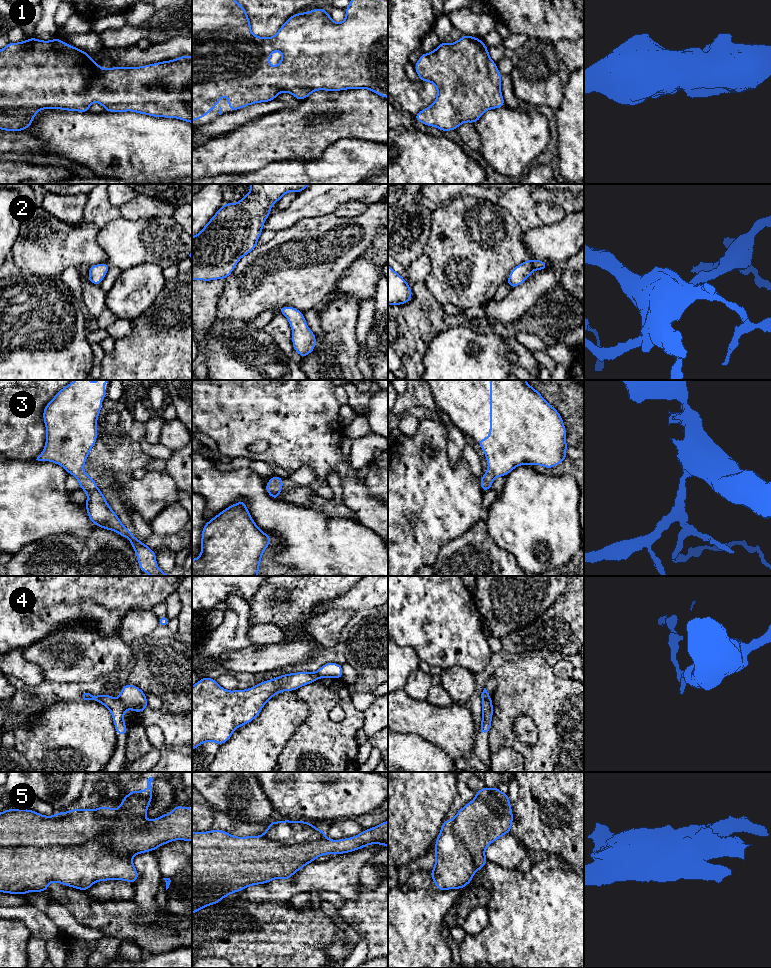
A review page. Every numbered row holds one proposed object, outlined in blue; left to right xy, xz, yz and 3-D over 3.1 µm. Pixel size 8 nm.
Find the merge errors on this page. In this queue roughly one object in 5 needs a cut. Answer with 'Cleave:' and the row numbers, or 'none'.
Cleave: 4, 5

